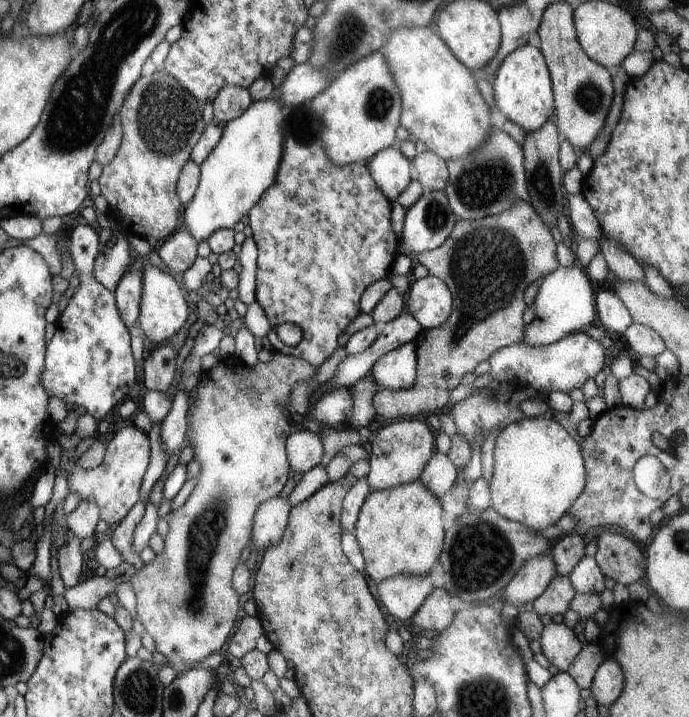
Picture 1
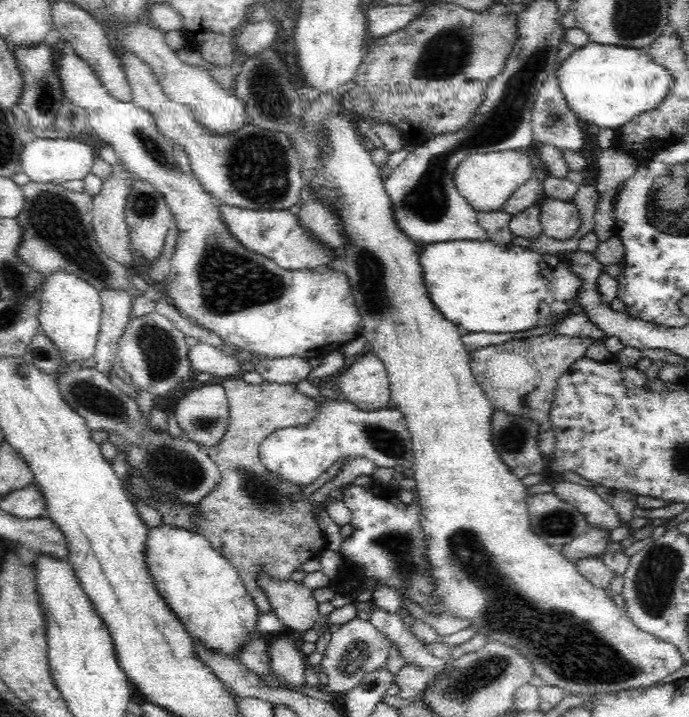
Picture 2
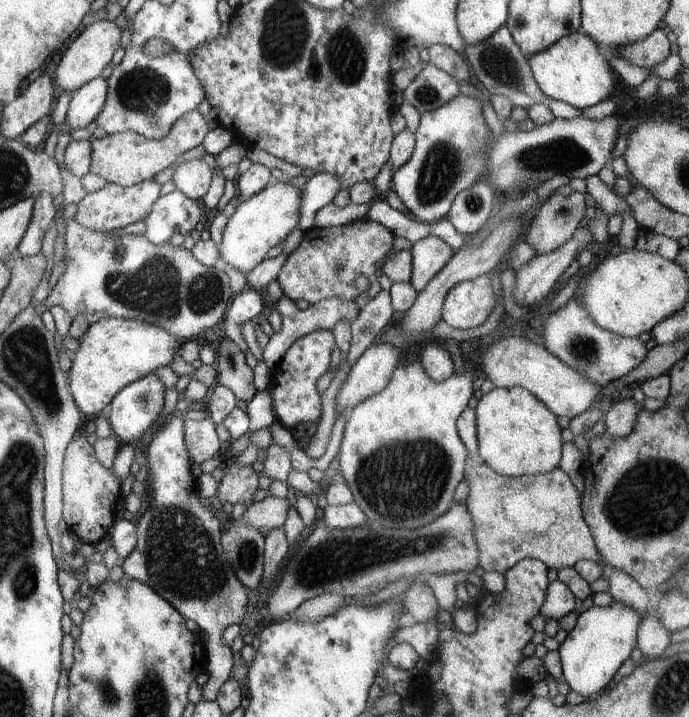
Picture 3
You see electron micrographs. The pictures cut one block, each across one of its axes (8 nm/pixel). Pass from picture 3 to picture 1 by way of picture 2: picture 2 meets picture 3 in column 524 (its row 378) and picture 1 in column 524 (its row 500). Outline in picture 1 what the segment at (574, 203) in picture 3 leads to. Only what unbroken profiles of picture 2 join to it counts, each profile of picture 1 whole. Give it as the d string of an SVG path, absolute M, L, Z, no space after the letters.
M522 199L497 215L475 221L459 218L450 236L438 248L416 254L415 261L417 264L424 265L430 275L435 275L444 281L451 292L453 305L450 316L440 326L423 329L416 337L415 385L408 390L380 389L373 396L376 413L384 416L386 420L440 410L447 404L450 393L460 384L465 374L474 373L476 367L481 362L488 361L498 349L512 343L522 343L525 329L522 314L526 308L524 291L531 282L540 280L560 266L556 257L556 242L551 230L542 222L537 210L528 201Z

